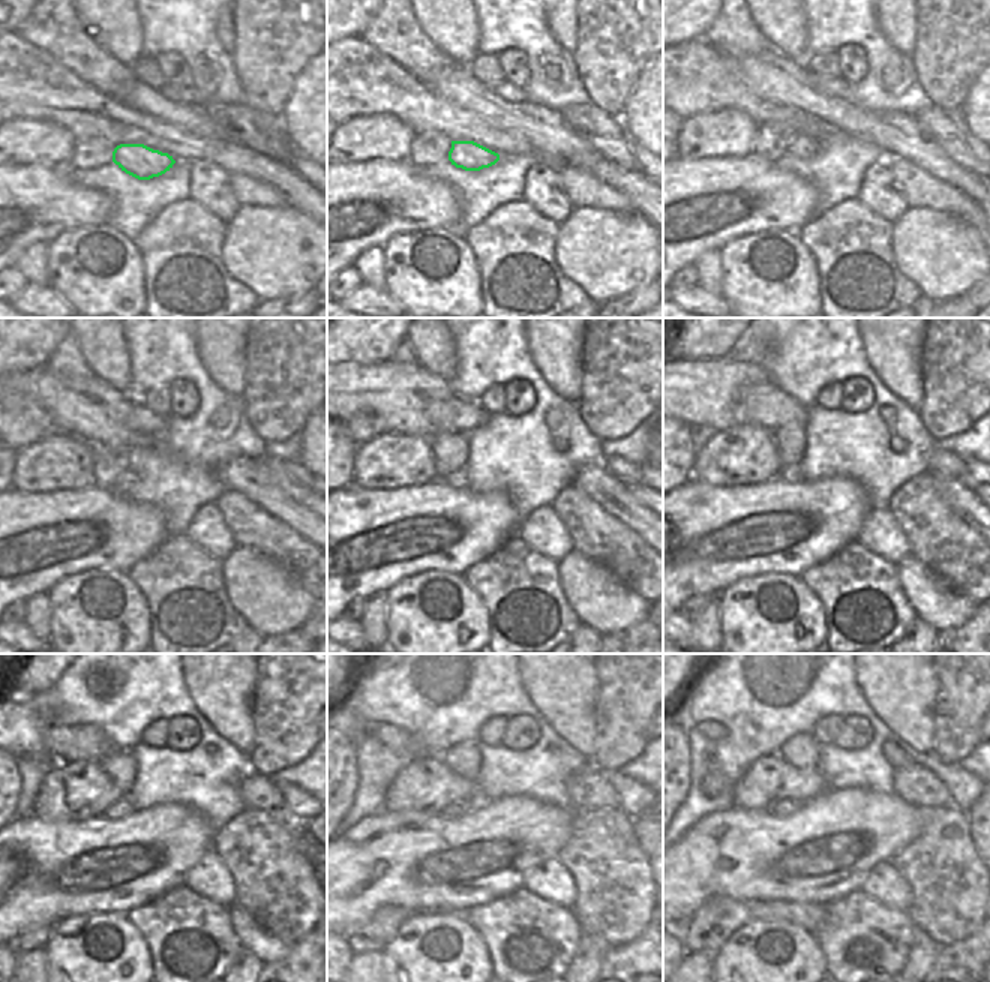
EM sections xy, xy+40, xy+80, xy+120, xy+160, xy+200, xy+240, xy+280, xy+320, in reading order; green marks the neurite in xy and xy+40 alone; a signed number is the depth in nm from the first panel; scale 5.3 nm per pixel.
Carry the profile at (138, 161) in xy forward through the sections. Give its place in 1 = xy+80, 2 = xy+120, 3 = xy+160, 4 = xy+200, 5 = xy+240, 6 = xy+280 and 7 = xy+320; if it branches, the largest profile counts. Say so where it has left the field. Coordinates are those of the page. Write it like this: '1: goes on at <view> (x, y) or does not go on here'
1: goes on at xy+80 (803, 146)
2: goes on at xy+120 (126, 479)
3: goes on at xy+160 (458, 480)
4: goes on at xy+200 (794, 473)
5: goes on at xy+240 (123, 807)
6: goes on at xy+280 (458, 808)
7: goes on at xy+320 (786, 807)

